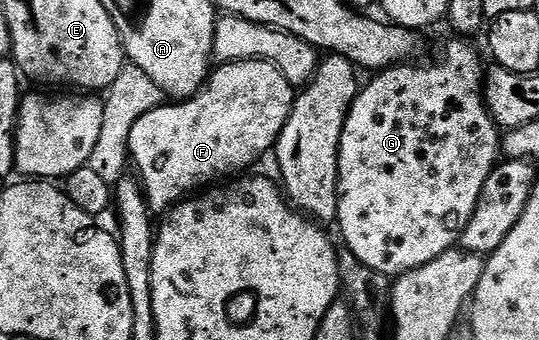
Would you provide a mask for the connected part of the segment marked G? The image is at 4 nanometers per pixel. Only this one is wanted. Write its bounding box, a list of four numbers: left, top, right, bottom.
[336,39,502,279]

